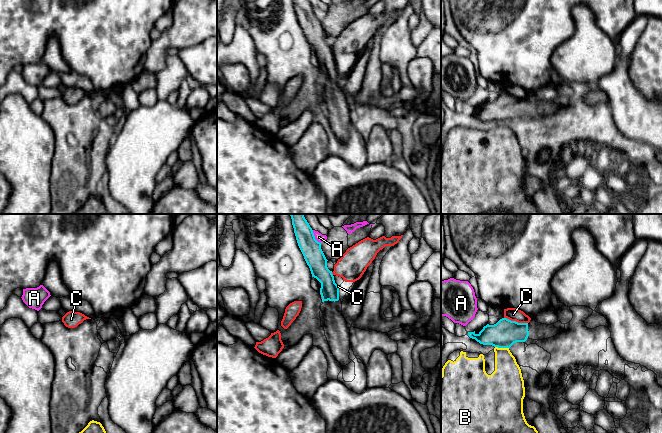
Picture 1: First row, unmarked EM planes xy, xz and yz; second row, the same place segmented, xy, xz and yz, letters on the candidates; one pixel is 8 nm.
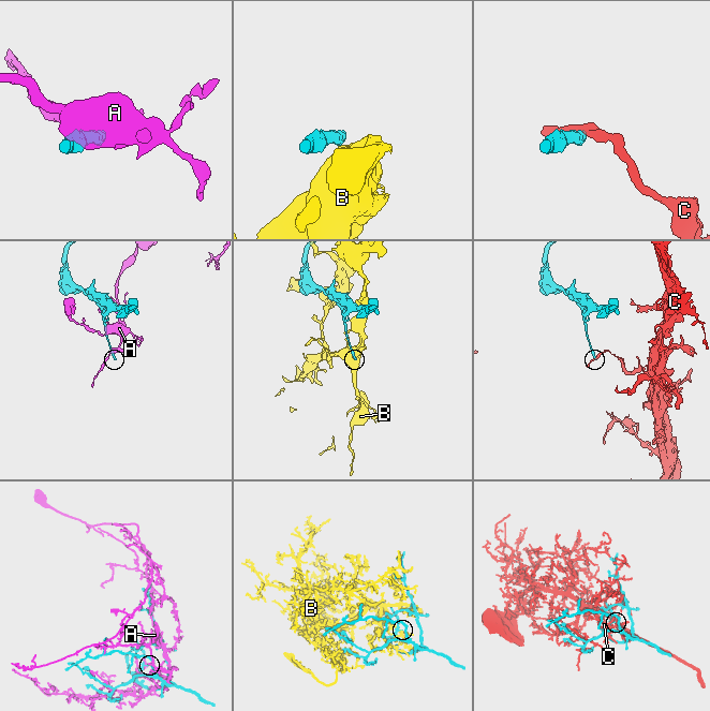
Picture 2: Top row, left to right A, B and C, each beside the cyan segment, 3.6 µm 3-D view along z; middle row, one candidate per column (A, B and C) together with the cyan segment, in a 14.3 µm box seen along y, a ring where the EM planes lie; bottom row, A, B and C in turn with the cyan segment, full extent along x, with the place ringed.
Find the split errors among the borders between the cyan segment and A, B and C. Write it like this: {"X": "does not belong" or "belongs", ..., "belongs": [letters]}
{"A": "does not belong", "B": "does not belong", "C": "does not belong", "belongs": []}

